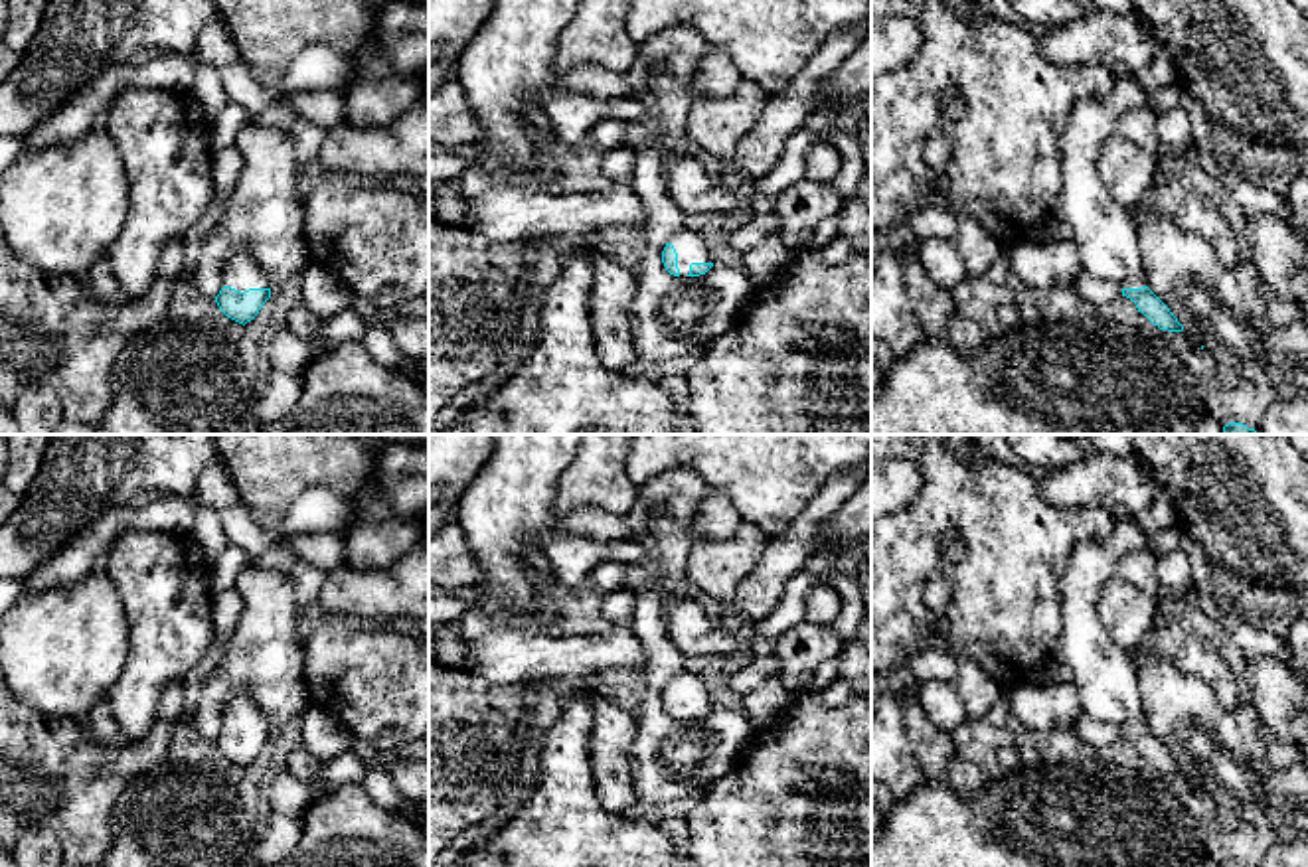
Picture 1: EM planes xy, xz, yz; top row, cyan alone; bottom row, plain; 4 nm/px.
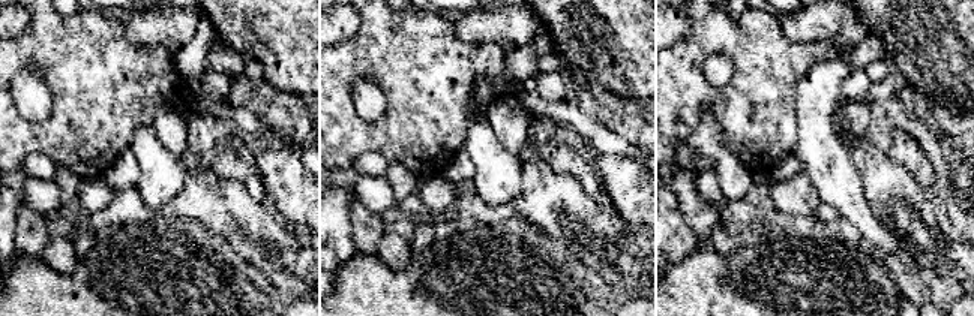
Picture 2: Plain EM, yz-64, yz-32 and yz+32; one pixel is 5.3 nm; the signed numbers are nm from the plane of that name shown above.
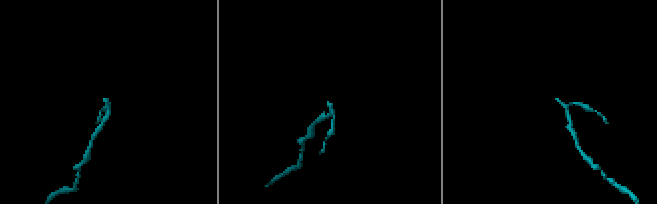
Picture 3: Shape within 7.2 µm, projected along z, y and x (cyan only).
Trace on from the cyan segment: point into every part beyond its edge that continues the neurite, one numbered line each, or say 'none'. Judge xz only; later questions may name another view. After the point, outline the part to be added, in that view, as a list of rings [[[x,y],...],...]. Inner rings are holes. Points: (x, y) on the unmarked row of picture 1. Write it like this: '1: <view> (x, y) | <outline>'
1: xz (690, 688) | [[[682,670],[670,679],[668,685],[672,685],[678,695],[680,719],[690,717],[692,705],[713,705],[713,697],[697,673]]]

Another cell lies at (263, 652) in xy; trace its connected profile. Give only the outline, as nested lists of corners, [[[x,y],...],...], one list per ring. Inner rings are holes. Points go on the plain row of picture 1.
[[[247,567],[233,589],[243,596],[243,612],[223,646],[211,654],[194,705],[198,733],[213,743],[223,731],[225,701],[235,687],[251,691],[271,729],[300,721],[310,707],[292,579]]]

